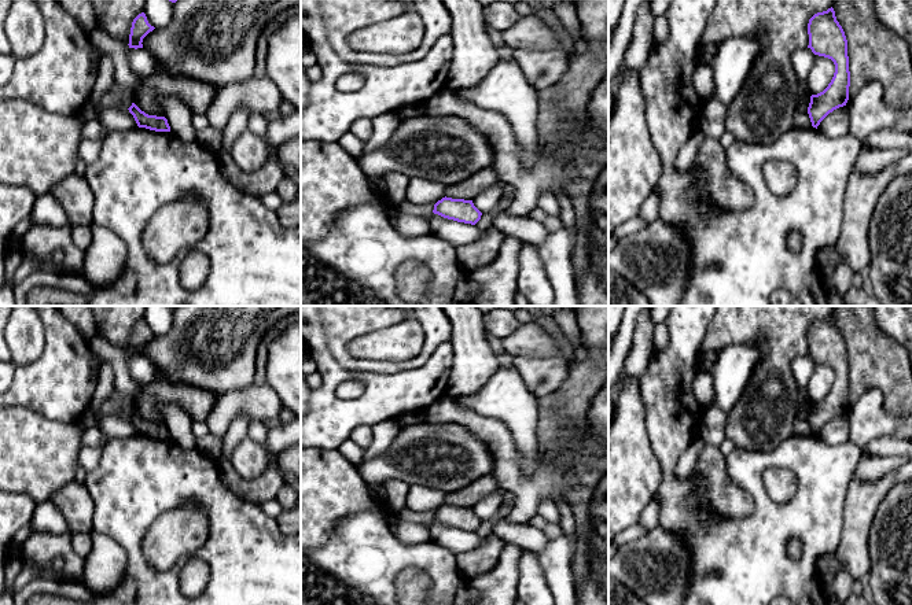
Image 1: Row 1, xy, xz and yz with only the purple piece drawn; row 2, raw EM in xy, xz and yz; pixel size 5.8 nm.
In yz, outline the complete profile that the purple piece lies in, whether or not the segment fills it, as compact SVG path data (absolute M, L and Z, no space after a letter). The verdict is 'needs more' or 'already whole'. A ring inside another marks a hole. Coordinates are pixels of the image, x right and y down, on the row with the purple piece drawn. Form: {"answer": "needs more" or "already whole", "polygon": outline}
{"answer": "already whole", "polygon": "M832 7L814 14L809 19L808 34L808 48L814 55L831 59L835 64L835 73L828 86L823 92L810 96L808 114L812 126L817 129L830 112L846 106L849 100L850 71L847 40Z"}

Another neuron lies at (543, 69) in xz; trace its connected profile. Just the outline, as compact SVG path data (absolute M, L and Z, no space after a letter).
M514 49L512 59L519 64L529 82L540 91L559 82L567 70L570 52Z

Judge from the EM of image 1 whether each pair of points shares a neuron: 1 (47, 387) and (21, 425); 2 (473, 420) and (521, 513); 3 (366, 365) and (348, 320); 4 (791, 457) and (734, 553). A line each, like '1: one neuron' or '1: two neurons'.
1: two neurons
2: one neuron
3: one neuron
4: one neuron

